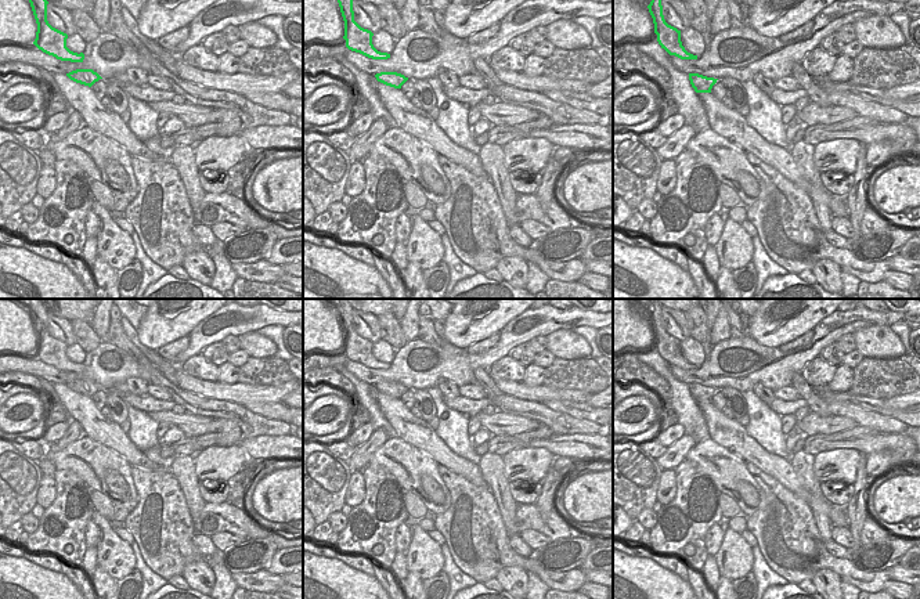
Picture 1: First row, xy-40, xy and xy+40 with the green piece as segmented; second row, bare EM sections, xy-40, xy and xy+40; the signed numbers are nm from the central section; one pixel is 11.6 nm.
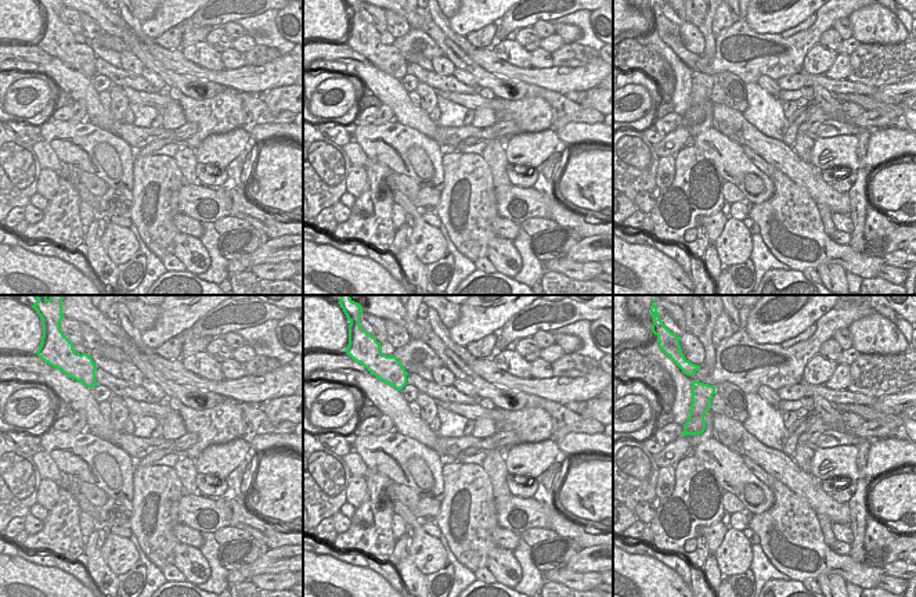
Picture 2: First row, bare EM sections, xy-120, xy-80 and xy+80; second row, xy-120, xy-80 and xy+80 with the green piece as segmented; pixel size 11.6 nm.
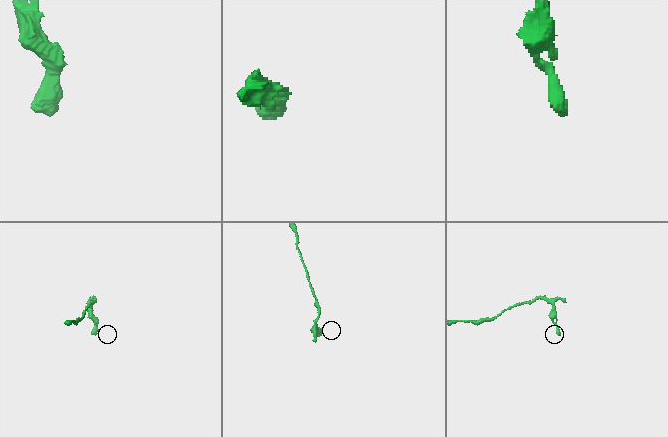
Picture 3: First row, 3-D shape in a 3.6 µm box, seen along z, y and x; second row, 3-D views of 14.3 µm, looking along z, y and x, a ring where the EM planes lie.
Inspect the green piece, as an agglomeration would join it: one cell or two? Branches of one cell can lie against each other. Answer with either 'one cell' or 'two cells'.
one cell

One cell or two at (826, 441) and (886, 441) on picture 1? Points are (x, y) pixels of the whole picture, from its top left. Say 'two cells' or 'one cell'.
one cell

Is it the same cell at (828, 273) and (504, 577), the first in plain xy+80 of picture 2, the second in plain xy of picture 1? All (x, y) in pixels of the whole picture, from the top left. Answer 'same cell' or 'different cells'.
same cell

